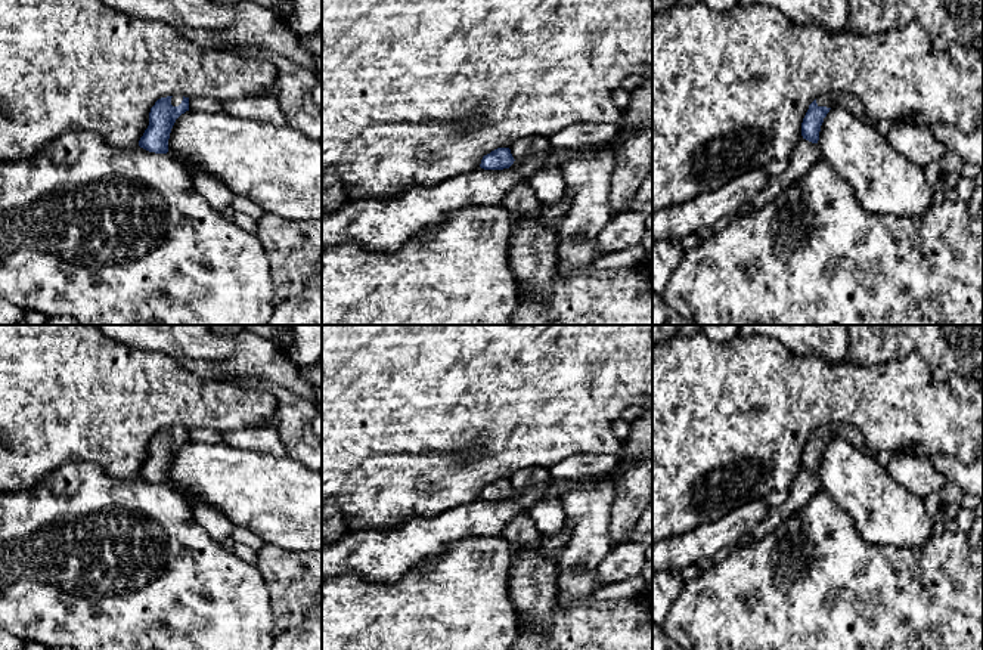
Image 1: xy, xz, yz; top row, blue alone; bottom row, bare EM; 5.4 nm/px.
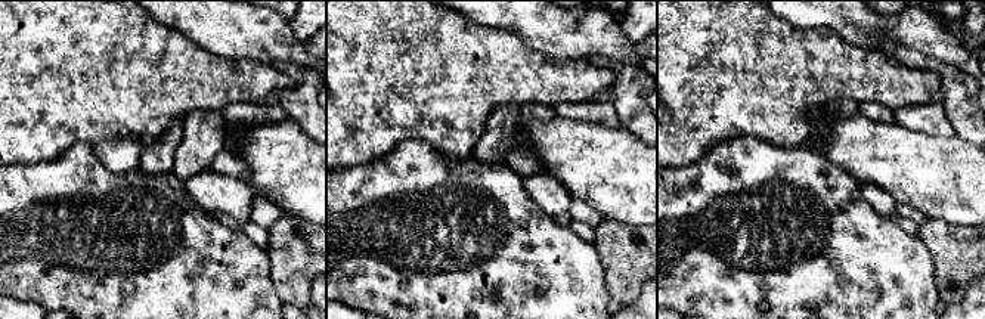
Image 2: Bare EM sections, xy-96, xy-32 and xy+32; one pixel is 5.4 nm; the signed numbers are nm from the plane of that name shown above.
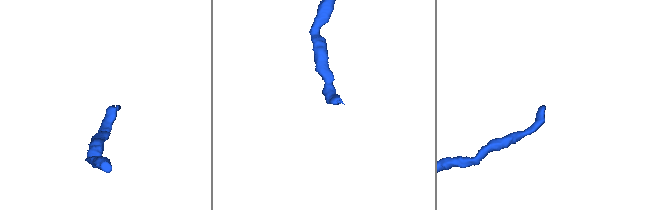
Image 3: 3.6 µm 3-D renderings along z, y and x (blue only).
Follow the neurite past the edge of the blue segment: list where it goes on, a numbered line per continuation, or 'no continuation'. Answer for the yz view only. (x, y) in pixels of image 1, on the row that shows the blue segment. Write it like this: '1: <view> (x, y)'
1: yz (847, 101)

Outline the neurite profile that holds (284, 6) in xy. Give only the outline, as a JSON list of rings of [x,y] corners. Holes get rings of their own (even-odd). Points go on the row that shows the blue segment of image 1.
[[[251,0],[251,1],[254,1],[260,6],[269,7],[269,9],[275,9],[285,18],[288,15],[291,15],[291,12],[294,9],[292,0]]]

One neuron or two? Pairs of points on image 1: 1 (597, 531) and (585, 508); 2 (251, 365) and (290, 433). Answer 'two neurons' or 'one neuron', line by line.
1: one neuron
2: two neurons

